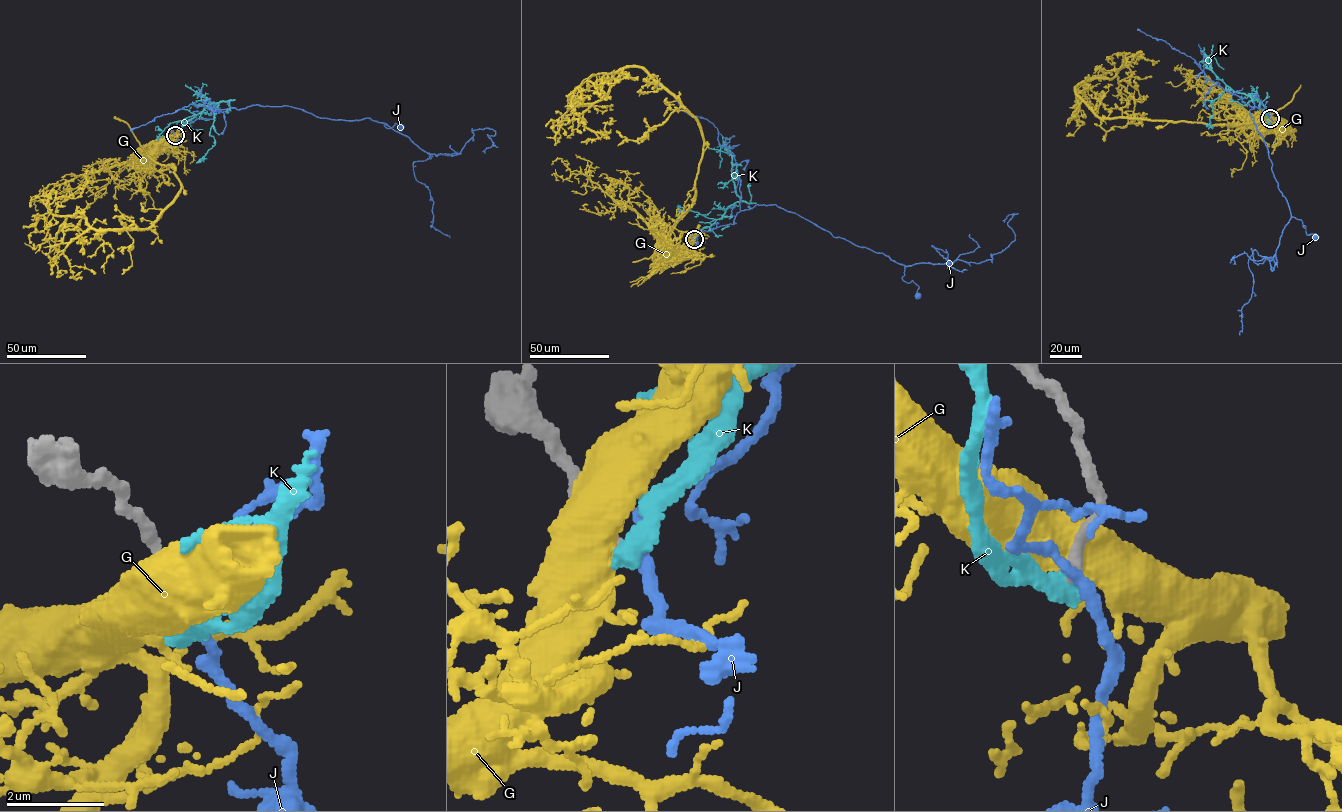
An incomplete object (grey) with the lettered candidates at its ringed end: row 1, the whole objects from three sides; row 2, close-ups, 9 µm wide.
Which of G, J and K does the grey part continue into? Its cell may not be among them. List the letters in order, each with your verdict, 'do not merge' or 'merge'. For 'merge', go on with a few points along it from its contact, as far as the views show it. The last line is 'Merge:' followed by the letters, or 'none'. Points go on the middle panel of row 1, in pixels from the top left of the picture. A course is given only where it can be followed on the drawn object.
G: do not merge
J: do not merge
K: do not merge
Merge: none

